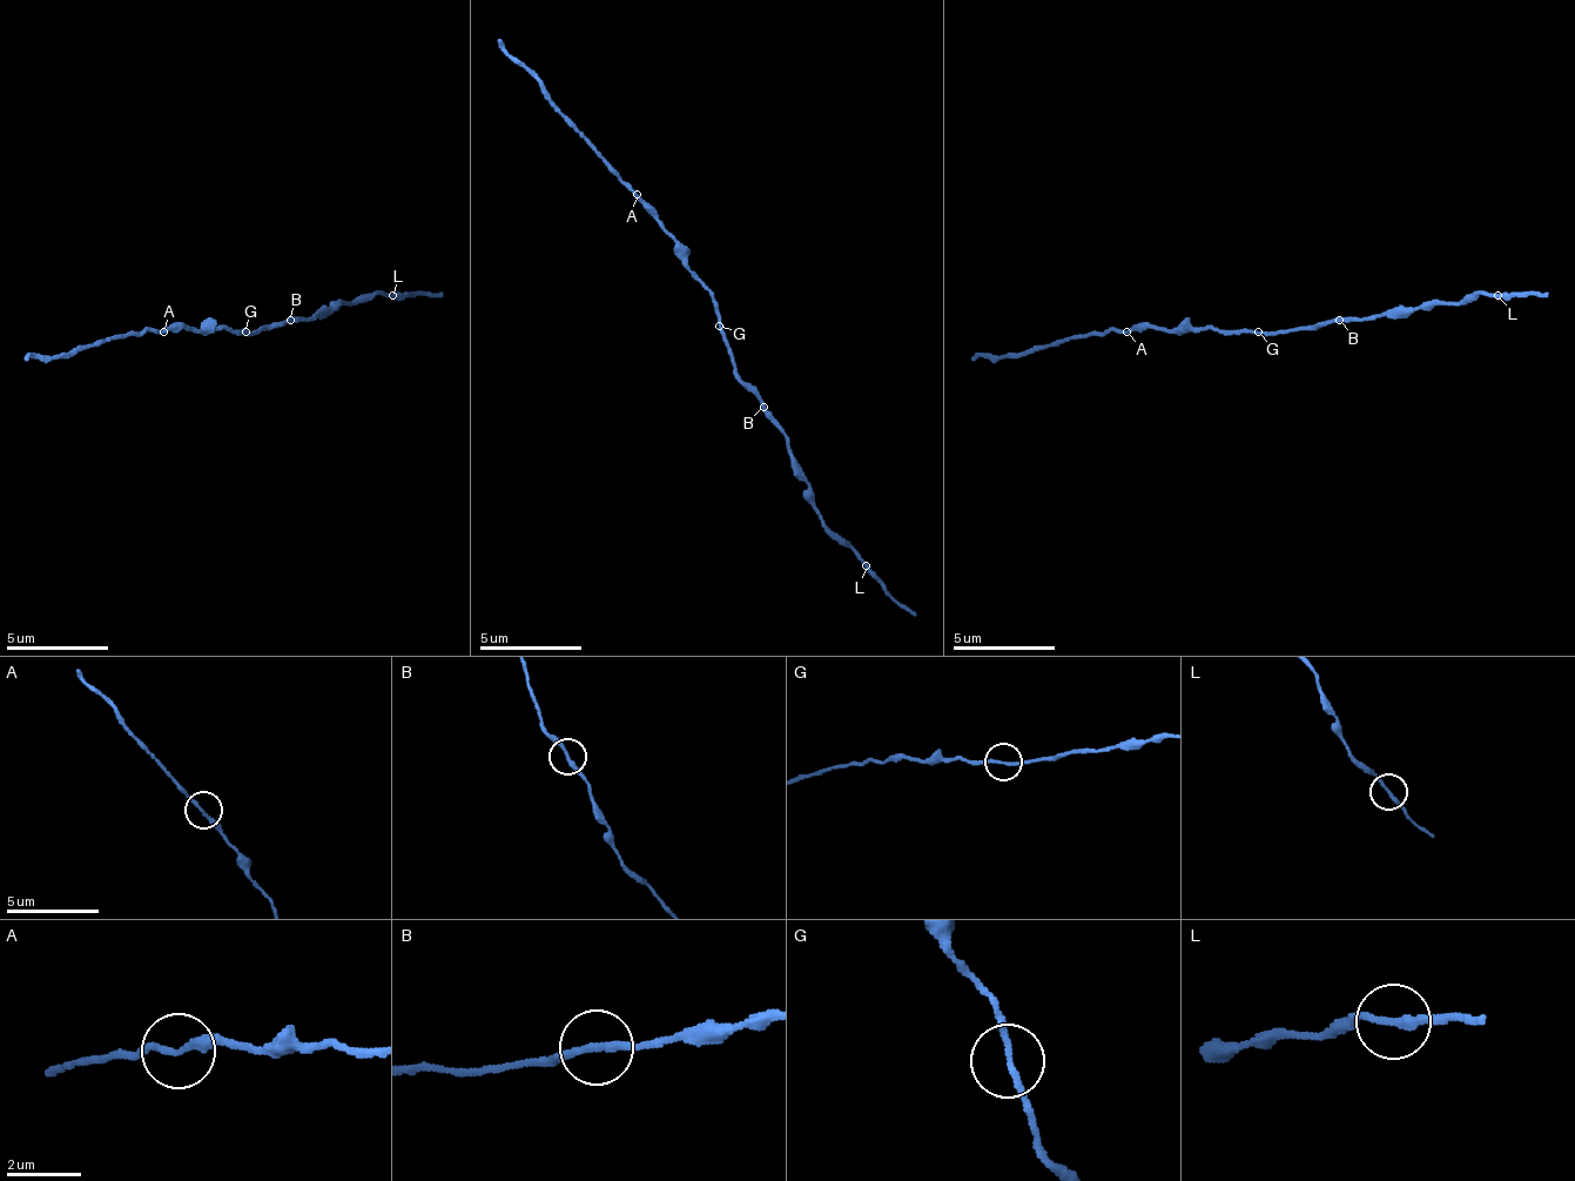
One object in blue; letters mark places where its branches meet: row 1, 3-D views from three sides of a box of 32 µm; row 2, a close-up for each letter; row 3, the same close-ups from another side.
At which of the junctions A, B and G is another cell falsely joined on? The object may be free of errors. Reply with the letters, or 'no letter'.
no letter

